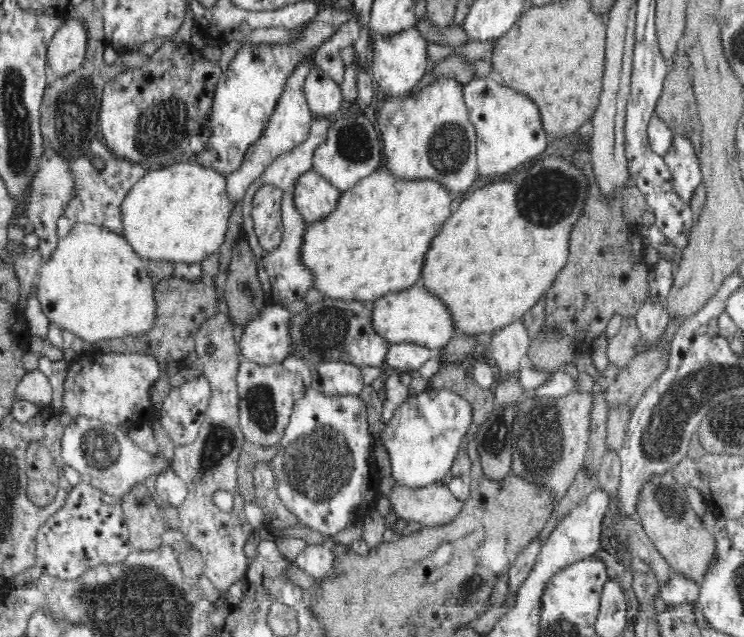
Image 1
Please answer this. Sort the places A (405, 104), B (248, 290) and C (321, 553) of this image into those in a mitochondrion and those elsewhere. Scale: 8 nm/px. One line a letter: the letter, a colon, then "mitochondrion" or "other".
A: other
B: mitochondrion
C: other

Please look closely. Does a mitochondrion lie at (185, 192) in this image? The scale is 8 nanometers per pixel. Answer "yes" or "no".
no

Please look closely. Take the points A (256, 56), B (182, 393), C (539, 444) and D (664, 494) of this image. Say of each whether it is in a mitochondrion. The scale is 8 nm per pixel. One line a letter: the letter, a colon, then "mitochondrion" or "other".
A: other
B: other
C: mitochondrion
D: mitochondrion

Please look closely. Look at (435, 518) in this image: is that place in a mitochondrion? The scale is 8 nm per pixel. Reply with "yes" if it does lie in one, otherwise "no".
no

